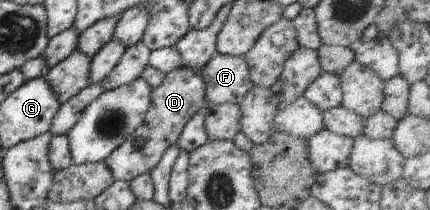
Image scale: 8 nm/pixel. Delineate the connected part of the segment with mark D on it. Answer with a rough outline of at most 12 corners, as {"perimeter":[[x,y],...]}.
{"perimeter":[[182,64],[151,89],[144,123],[105,159],[116,180],[149,174],[207,98]]}

